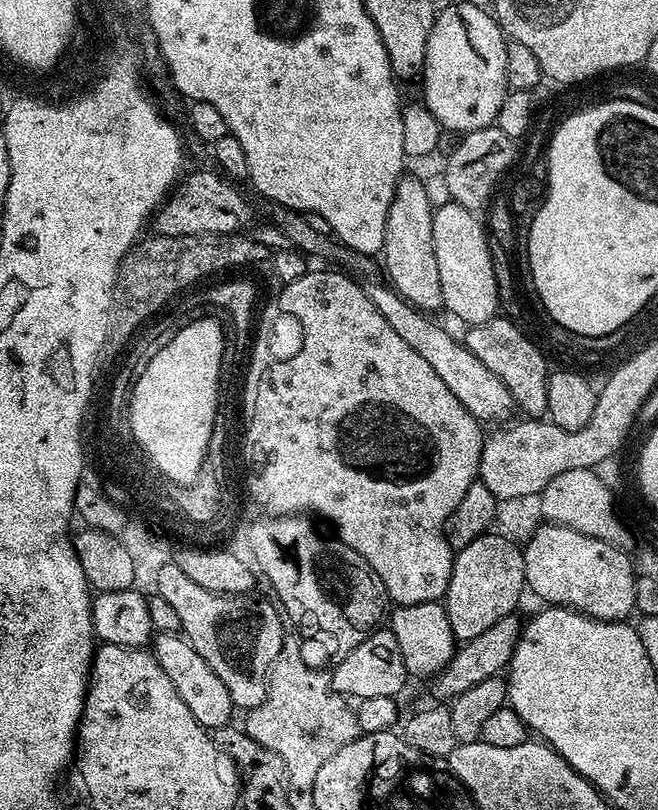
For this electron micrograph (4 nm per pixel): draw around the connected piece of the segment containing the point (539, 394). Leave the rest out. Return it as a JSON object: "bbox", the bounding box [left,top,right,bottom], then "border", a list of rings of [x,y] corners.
{"bbox":[462,318,550,418],"border":[[[497,318],[487,320],[484,324],[473,324],[462,336],[462,342],[490,370],[490,374],[498,377],[510,390],[512,401],[517,409],[520,408],[525,417],[540,418],[548,410],[548,378],[550,367],[544,361],[540,348],[523,332],[525,329],[515,320]]]}

